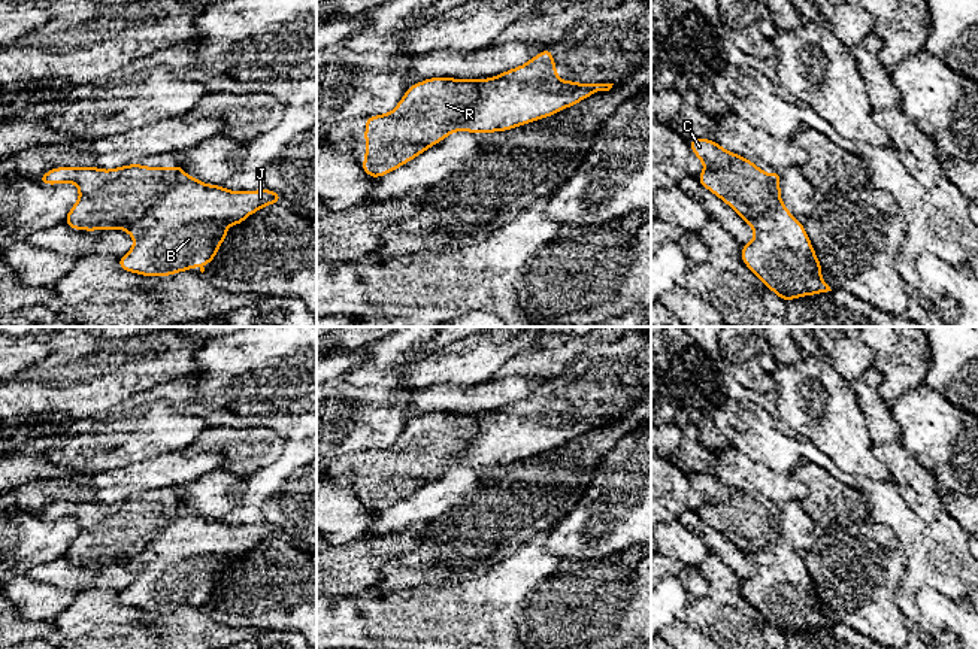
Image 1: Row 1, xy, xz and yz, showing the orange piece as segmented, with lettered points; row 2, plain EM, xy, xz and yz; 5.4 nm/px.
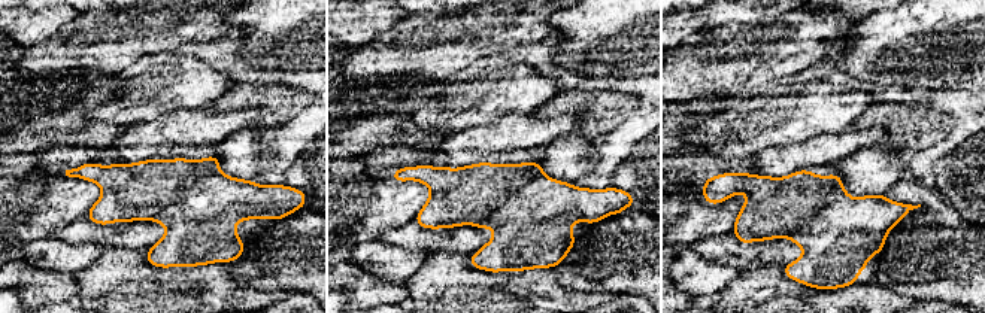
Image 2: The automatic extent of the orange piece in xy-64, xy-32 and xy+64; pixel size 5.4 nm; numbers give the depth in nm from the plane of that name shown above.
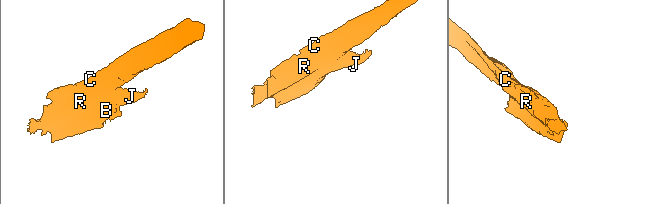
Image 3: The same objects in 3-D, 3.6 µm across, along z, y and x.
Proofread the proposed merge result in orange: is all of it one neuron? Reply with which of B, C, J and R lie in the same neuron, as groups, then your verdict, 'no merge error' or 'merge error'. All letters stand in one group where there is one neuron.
groups B J / C R; merge error

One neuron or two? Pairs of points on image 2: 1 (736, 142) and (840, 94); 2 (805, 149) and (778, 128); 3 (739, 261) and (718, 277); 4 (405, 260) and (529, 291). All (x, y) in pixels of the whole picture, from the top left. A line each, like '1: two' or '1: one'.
1: one
2: two
3: two
4: two

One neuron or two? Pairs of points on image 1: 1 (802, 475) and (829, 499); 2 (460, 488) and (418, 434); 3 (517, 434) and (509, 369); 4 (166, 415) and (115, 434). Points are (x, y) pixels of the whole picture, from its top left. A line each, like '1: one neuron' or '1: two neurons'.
1: one neuron
2: two neurons
3: two neurons
4: one neuron

